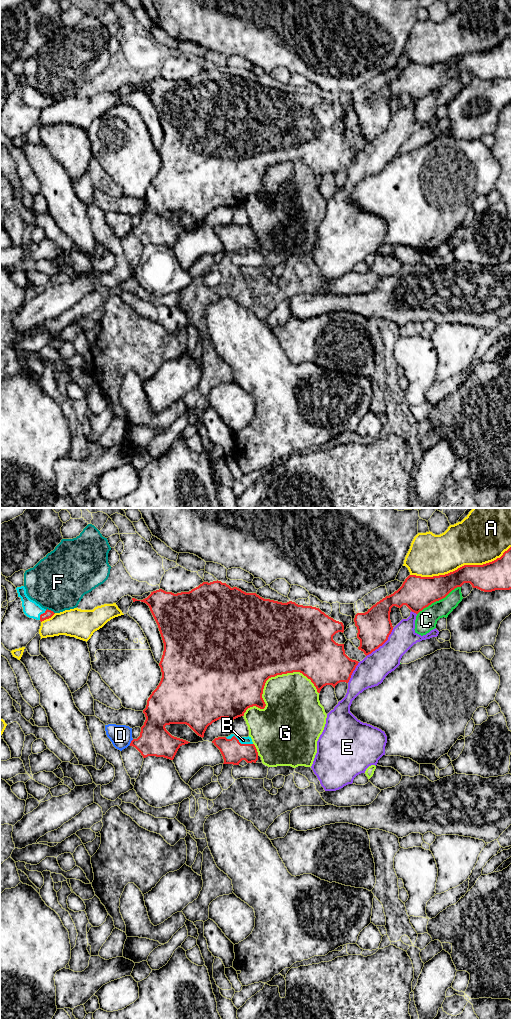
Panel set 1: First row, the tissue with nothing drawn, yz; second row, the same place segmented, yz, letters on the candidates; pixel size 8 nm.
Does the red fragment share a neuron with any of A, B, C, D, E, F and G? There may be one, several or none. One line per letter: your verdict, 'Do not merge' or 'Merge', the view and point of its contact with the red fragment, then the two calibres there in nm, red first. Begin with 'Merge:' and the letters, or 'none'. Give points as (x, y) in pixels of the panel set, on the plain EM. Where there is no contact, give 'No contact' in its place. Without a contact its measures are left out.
Merge: B
A: Do not merge. Touches red at yz (460, 55). Thickness 220 nm (red) against 380 nm
B: Merge. Touches red at yz (238, 229). Thickness 190 nm (red) against 60 nm
C: Do not merge. Touches red at yz (438, 88). Thickness 260 nm (red) against 170 nm
D: Do not merge. Touches red at yz (131, 230). Thickness 260 nm (red) against 180 nm
E: Do not merge. Touches red at yz (382, 132). Thickness 280 nm (red) against 240 nm
F: Do not merge. Touches red at yz (50, 98). Thickness 70 nm (red) against 460 nm
G: Do not merge. Touches red at yz (267, 167). Thickness 500 nm (red) against 420 nm

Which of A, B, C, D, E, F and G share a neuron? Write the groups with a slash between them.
A / B / C / D / E / F / G

